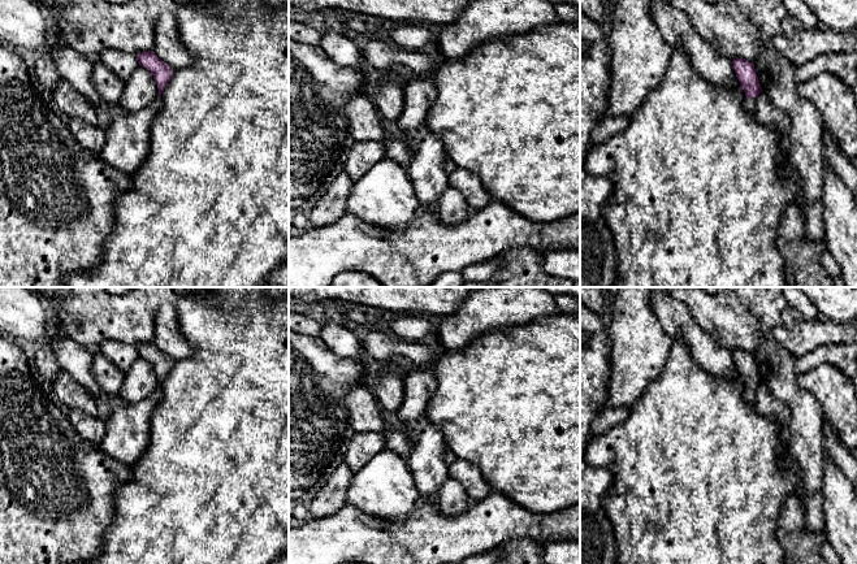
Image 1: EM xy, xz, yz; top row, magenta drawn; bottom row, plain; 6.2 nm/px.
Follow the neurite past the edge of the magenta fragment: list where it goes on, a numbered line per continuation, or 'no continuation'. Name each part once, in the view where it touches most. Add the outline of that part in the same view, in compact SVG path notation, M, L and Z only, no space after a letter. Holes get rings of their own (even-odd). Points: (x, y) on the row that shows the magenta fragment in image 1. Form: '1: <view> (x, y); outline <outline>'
1: yz (749, 104); outline M757 97L745 99L745 108L749 113L756 114L756 100Z

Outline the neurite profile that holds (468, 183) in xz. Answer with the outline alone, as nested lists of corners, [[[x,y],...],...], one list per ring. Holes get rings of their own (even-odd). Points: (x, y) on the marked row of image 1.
[[[455,169],[451,172],[449,174],[449,186],[463,194],[471,212],[480,211],[494,201],[480,178],[468,170]]]

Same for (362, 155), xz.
[[[355,142],[346,153],[345,172],[351,181],[359,181],[372,165],[385,159],[380,142]]]

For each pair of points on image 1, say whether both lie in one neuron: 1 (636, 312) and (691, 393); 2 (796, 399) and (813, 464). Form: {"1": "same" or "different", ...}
{"1": "different", "2": "same"}

